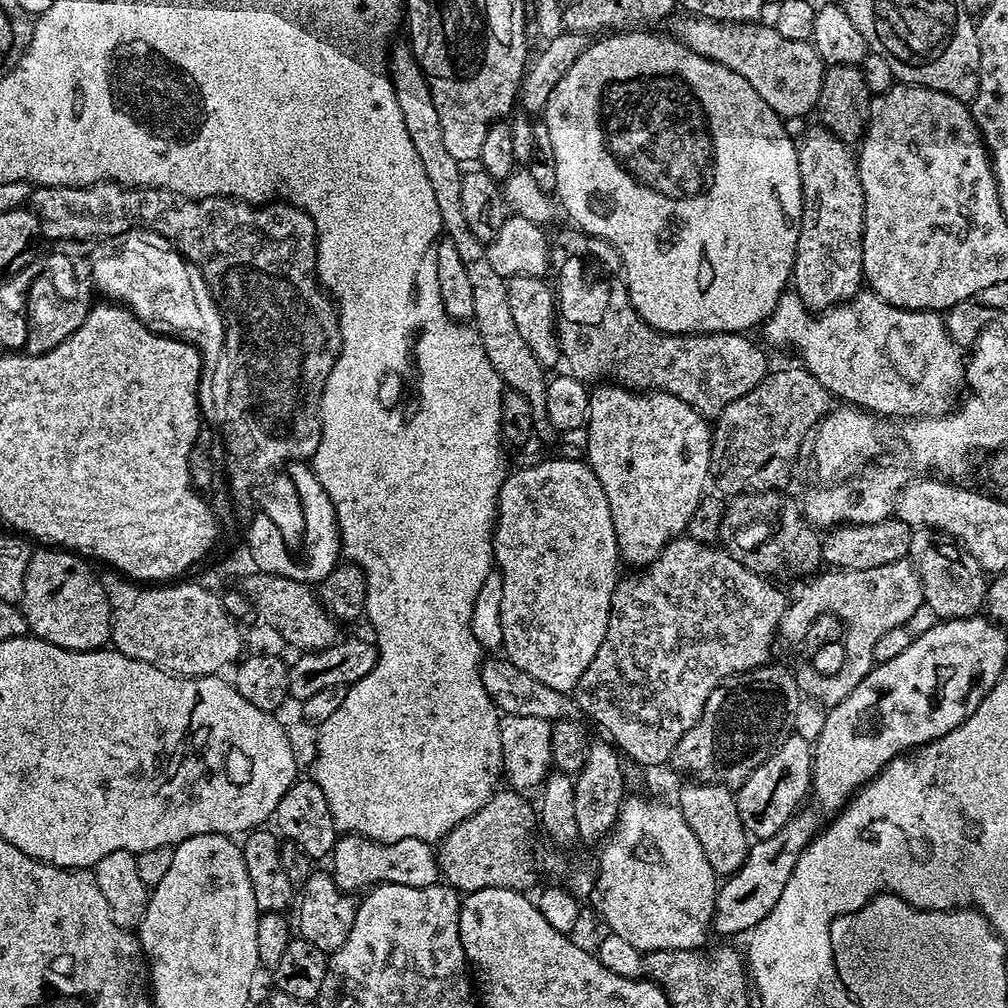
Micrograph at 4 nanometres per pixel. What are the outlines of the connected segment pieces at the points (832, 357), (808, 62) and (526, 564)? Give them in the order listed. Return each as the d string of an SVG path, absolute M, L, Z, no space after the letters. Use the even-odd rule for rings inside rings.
M861 290L852 299L817 313L805 308L795 291L785 291L776 309L764 321L762 331L770 343L780 348L793 348L800 355L799 363L814 374L814 378L818 378L818 382L822 382L833 397L840 399L841 396L844 399L841 401L880 418L943 416L953 411L952 395L964 380L961 349L948 337L948 328L941 313L899 308L871 290Z
M681 15L676 24L675 39L694 50L694 54L702 54L702 58L710 58L726 70L734 70L734 74L742 74L754 90L779 116L809 115L816 107L826 65L816 53L809 41L790 42L790 38L782 38L775 27L764 25L764 22L750 24L728 24L724 20L711 20L705 16Z
M583 459L580 460L544 460L541 464L532 464L529 468L509 471L502 482L500 497L496 503L496 526L492 533L492 554L498 569L498 583L501 590L502 652L506 659L518 670L526 670L530 678L551 686L553 690L571 693L576 683L586 674L586 666L594 662L602 638L606 638L606 626L612 609L612 595L616 589L618 573L616 564L621 563L620 551L616 545L614 522L610 518L610 502L606 502L606 490L598 482L594 470Z

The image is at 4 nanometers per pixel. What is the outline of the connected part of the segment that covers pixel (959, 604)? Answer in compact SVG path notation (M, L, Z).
M917 528L910 538L908 556L920 574L924 602L940 620L957 620L977 615L984 608L988 580L980 563L952 537L934 528Z

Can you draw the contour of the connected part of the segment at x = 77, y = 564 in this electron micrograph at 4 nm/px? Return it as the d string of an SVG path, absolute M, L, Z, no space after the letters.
M33 551L28 557L22 611L29 633L71 652L103 649L112 638L112 607L108 605L108 593L100 584L100 576L92 573L89 561L75 551L52 551L56 552Z

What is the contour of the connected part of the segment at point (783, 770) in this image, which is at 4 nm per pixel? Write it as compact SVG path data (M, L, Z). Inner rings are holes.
M795 734L788 736L742 787L735 789L734 795L738 814L742 818L742 826L748 831L749 837L765 840L776 836L786 822L797 815L800 803L809 799L812 787L812 754L813 741Z

